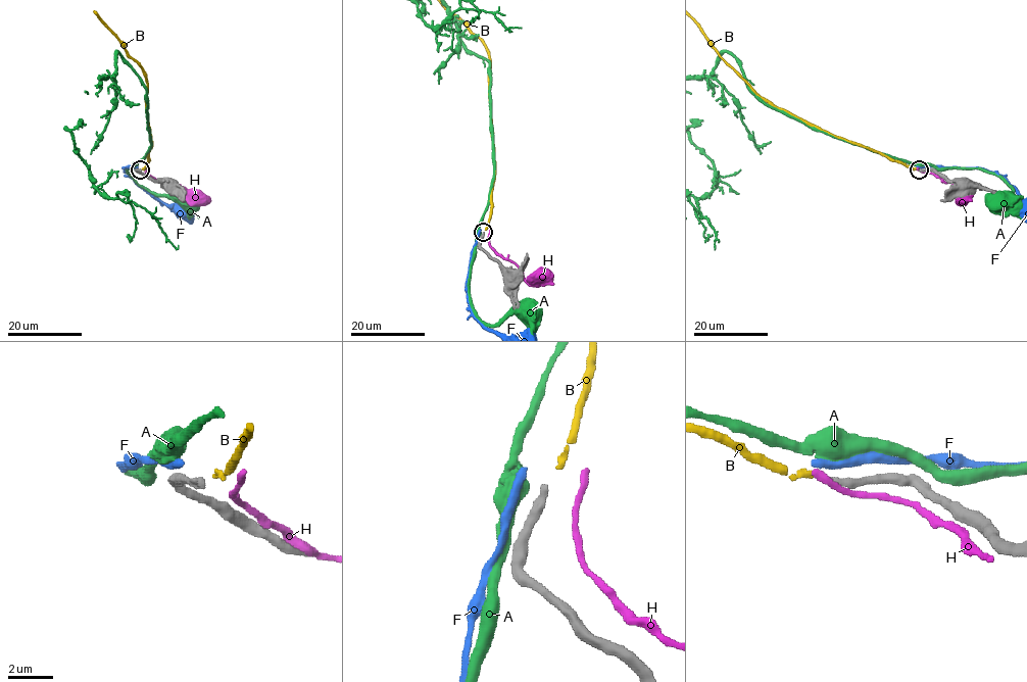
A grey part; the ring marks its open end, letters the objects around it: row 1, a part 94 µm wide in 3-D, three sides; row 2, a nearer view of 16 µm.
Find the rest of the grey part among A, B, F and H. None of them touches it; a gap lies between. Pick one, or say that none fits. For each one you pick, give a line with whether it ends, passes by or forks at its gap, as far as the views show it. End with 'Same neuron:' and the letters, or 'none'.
B: it ends there
Same neuron: B

